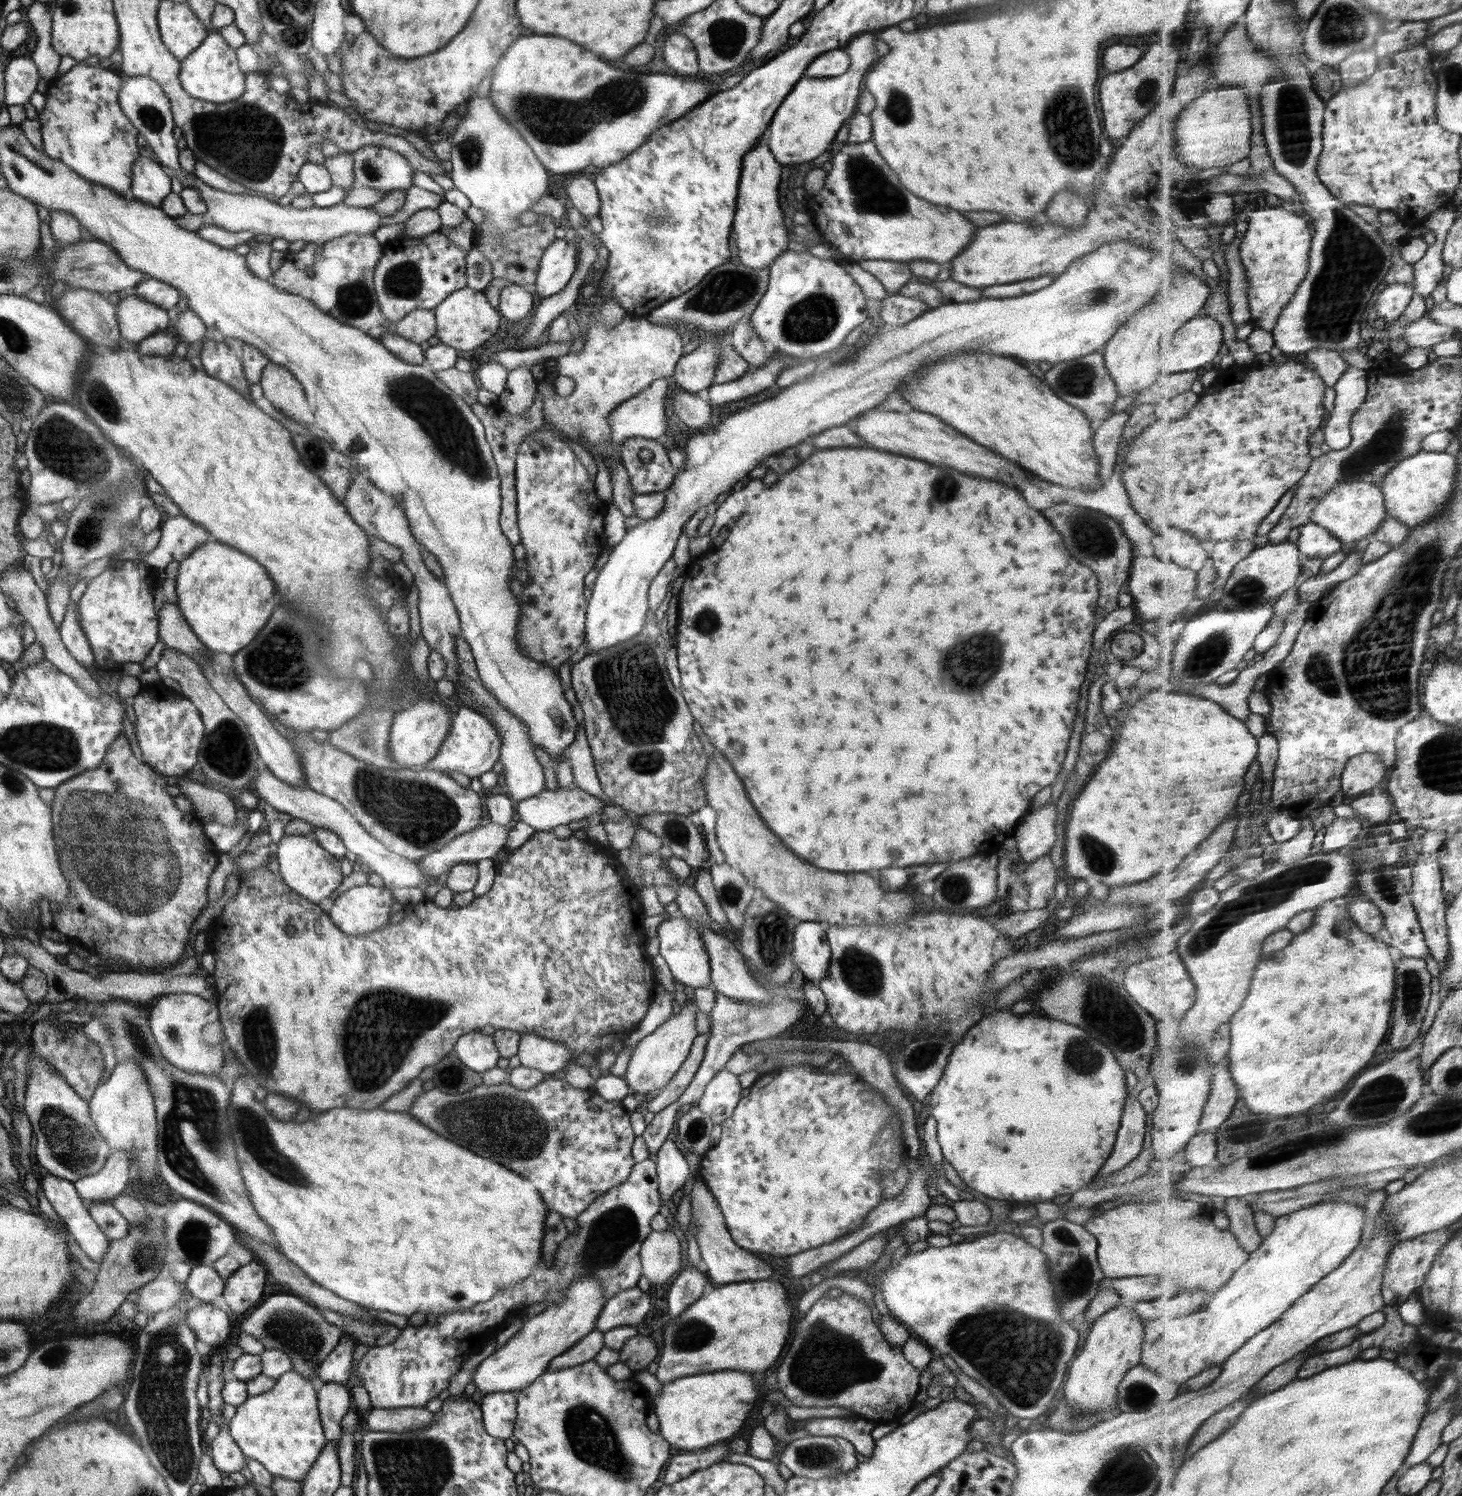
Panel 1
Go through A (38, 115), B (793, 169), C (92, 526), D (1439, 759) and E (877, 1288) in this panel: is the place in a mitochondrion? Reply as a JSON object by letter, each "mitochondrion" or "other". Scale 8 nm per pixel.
{"A":"other","B":"other","C":"mitochondrion","D":"mitochondrion","E":"other"}

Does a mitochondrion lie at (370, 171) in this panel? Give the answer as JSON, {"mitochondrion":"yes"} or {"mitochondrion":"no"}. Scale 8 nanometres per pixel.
{"mitochondrion":"yes"}

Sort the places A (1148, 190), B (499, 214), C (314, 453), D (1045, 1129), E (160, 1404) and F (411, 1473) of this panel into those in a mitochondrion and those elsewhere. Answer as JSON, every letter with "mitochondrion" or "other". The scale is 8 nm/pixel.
{"A":"other","B":"other","C":"mitochondrion","D":"other","E":"mitochondrion","F":"mitochondrion"}

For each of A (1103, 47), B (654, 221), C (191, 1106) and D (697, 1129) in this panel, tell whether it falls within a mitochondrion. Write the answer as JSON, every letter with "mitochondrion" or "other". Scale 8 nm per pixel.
{"A":"other","B":"mitochondrion","C":"mitochondrion","D":"mitochondrion"}

